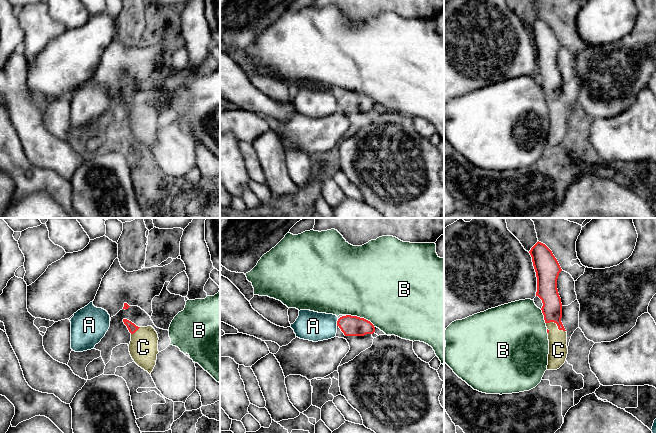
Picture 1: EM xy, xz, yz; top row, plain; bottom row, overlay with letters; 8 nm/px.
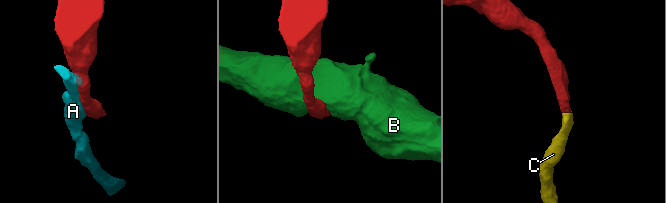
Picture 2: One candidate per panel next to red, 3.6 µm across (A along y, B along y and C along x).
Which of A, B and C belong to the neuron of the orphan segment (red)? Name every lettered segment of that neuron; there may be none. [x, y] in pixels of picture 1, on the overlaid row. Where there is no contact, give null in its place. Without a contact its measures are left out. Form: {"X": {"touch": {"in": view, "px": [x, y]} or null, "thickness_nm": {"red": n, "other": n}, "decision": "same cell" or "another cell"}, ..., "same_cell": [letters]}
{"A": {"touch": {"in": "xz", "px": [337, 322]}, "thickness_nm": {"red": 160, "other": 240}, "decision": "another cell"}, "B": {"touch": {"in": "xz", "px": [361, 318]}, "thickness_nm": {"red": 160, "other": 480}, "decision": "another cell"}, "C": {"touch": {"in": "yz", "px": [557, 325]}, "thickness_nm": {"red": 160, "other": 150}, "decision": "same cell"}, "same_cell": ["C"]}

